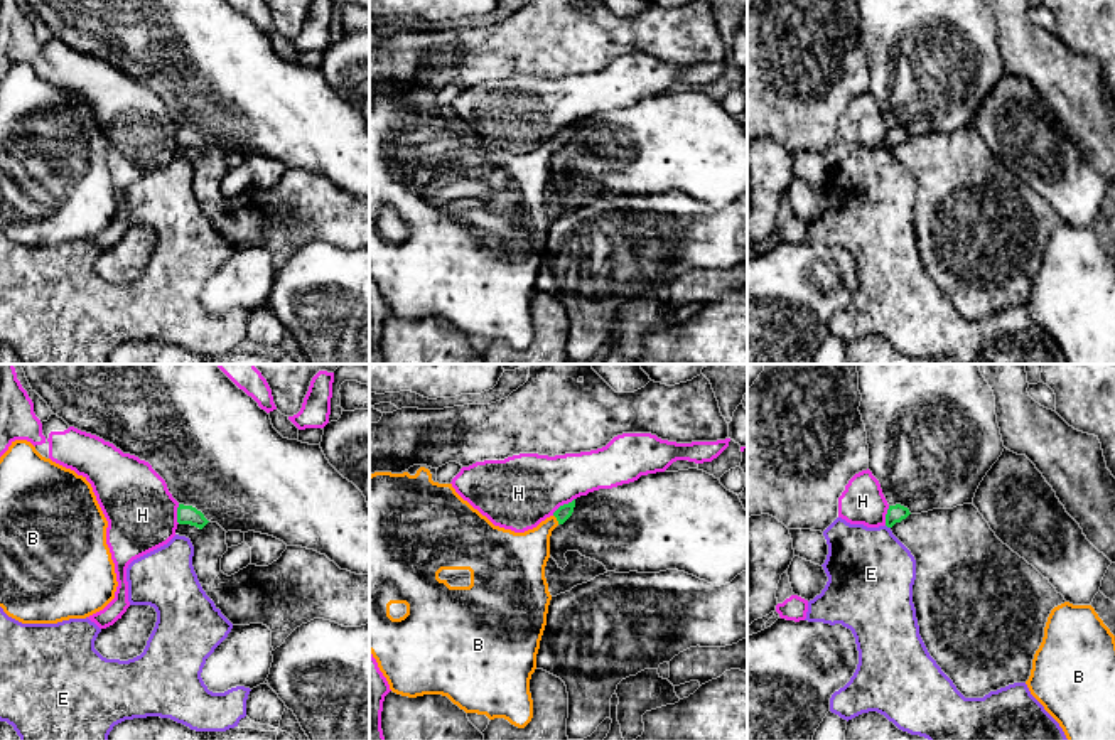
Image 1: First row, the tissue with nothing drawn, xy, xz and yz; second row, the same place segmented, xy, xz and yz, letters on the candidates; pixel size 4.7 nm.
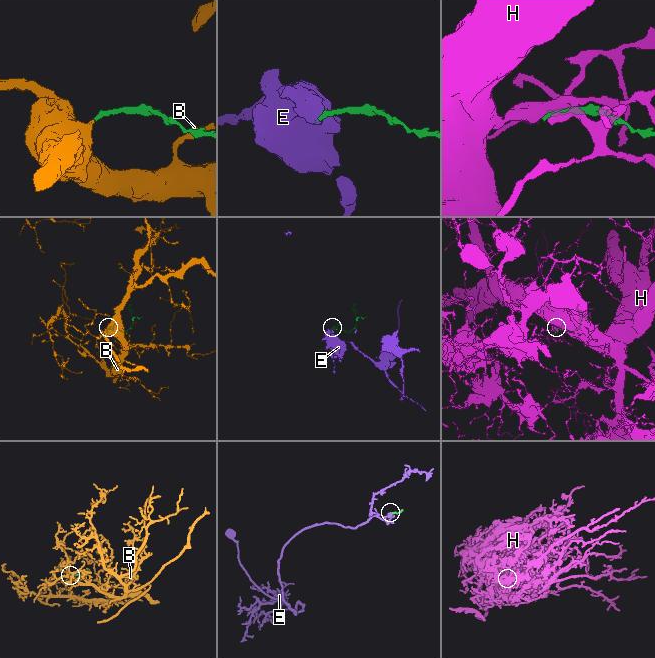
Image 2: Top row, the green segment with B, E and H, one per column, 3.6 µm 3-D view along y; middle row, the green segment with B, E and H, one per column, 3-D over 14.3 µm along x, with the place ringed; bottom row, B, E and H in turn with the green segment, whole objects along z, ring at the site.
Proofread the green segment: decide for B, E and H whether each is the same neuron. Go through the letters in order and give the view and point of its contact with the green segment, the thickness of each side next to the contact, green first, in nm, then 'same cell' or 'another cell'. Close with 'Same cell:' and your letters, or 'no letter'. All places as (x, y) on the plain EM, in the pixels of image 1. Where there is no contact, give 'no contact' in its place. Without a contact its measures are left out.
B: xz (557, 142) | 70/240 nm | same cell
E: yz (888, 149) | 80/420 nm | another cell
H: xz (564, 127) | 70/360 nm | another cell
Same cell: B

